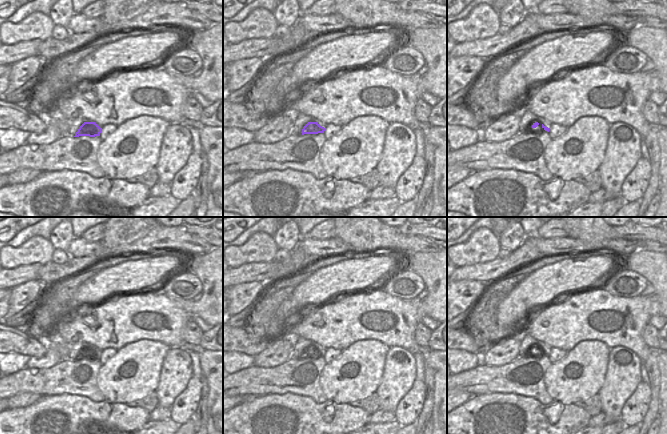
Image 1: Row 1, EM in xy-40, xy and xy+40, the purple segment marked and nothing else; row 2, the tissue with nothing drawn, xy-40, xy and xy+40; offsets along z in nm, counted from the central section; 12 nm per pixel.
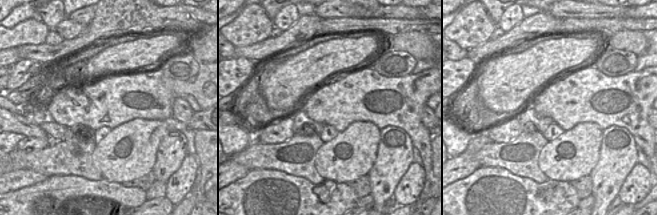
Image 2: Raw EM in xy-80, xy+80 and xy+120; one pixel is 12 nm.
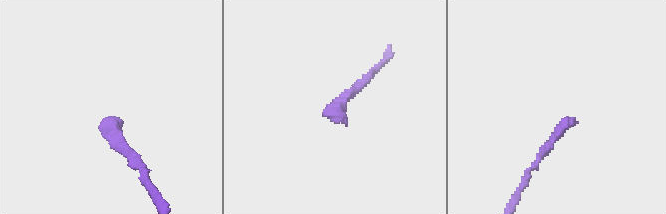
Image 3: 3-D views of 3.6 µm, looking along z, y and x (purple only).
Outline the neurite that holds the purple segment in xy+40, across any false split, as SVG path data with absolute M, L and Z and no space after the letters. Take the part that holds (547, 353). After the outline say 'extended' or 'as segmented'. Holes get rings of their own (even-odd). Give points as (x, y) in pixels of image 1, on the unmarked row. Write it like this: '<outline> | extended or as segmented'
M520 332L521 334L521 345L519 347L519 357L525 357L530 352L543 352L545 355L549 356L551 352L551 347L541 341L536 340L529 334Z | extended

